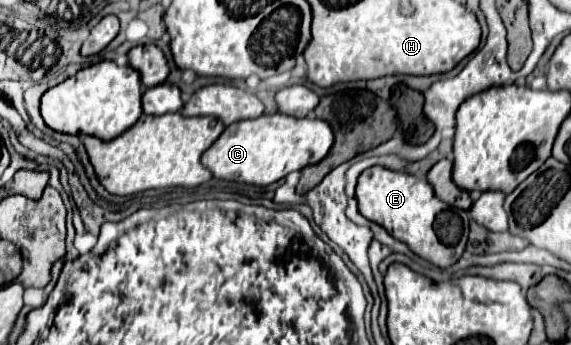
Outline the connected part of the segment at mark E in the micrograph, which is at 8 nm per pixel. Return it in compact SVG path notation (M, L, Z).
M372 166L358 178L356 200L358 212L364 218L388 228L392 236L404 242L420 258L432 262L438 268L448 268L460 260L468 240L468 214L466 210L456 210L440 202L426 180L406 172Z

